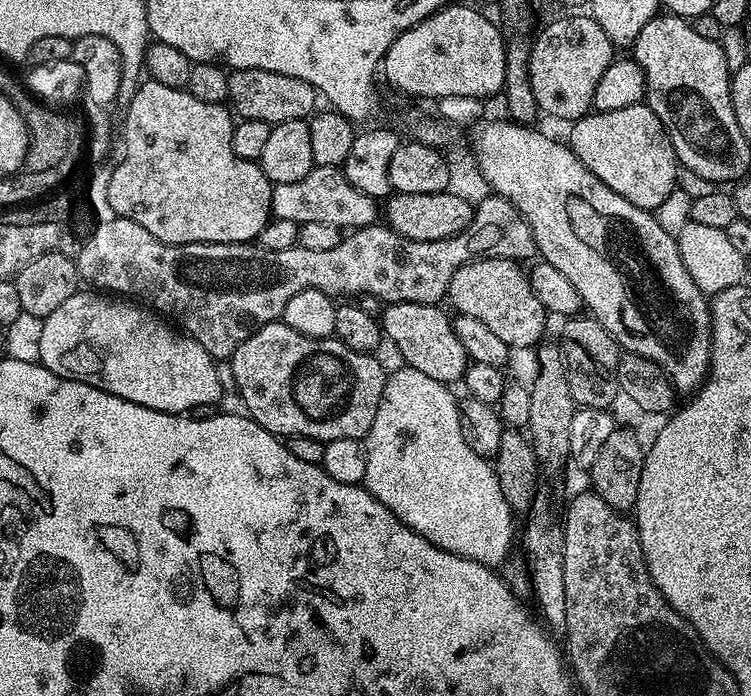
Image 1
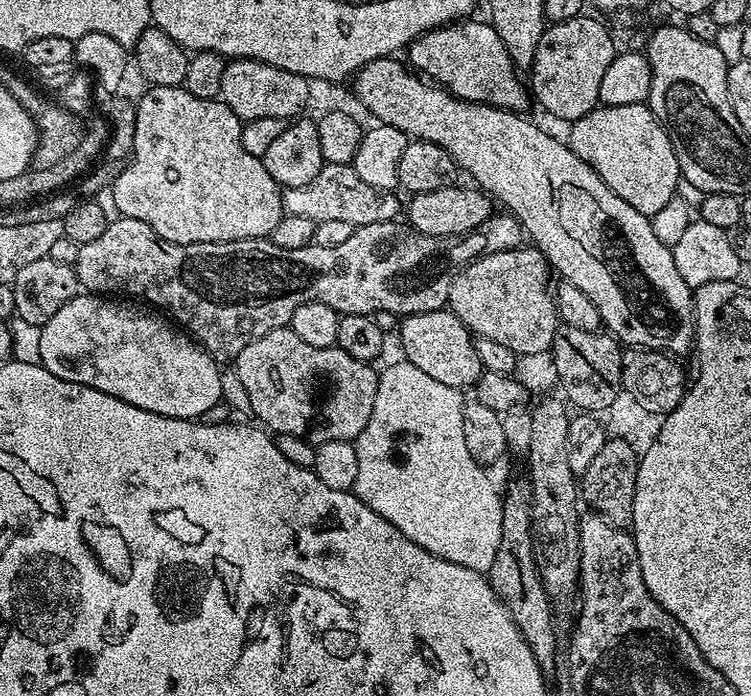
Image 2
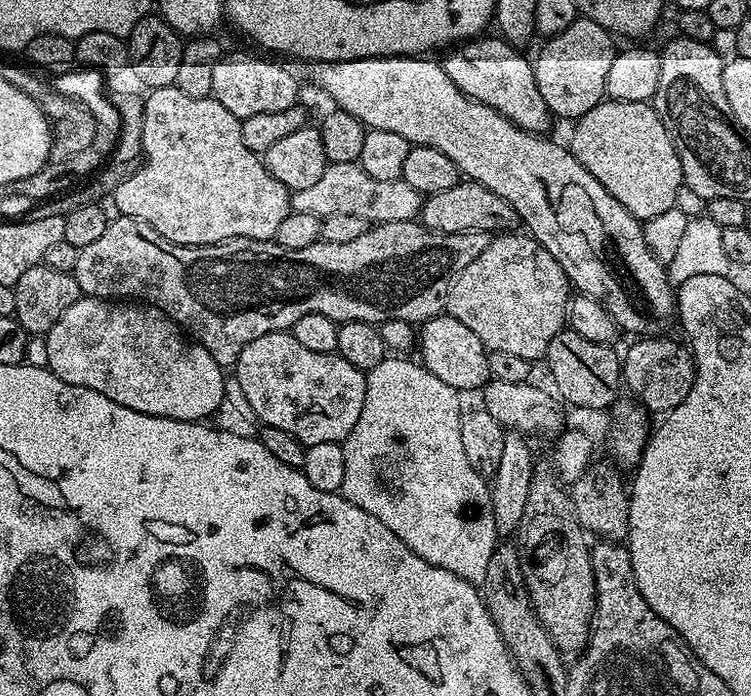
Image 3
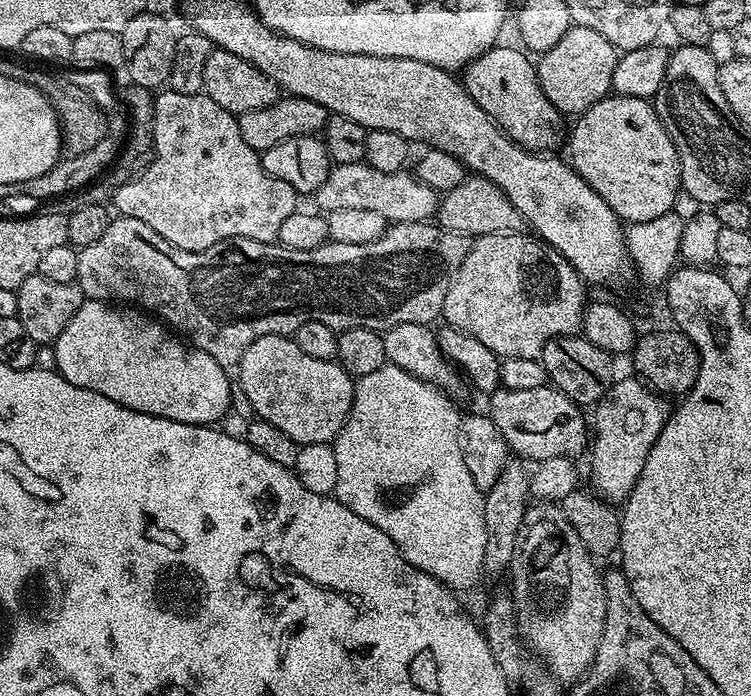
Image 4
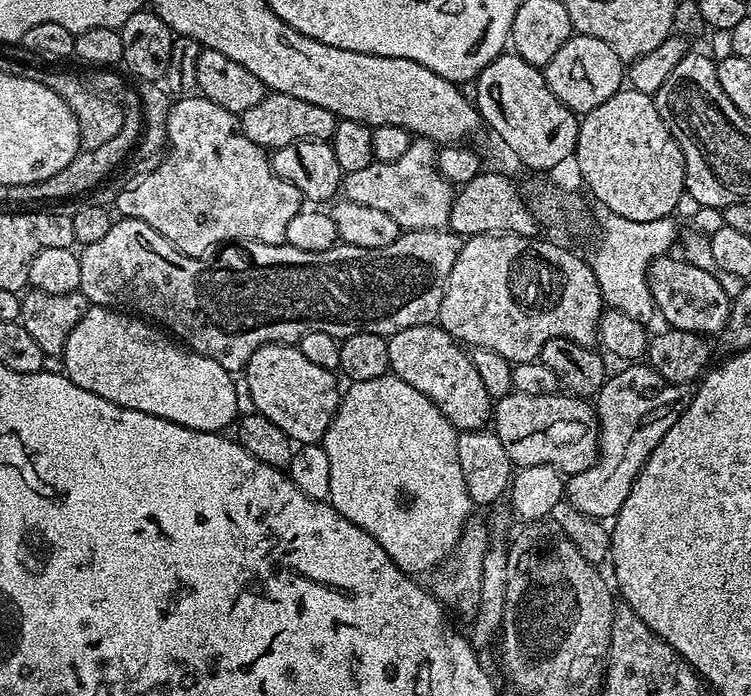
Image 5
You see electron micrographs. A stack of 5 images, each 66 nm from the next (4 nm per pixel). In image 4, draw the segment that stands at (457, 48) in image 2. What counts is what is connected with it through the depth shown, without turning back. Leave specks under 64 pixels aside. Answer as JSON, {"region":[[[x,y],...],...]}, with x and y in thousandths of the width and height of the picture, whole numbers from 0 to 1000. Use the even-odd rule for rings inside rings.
{"region":[[[662,66],[625,89],[615,103],[618,128],[636,152],[642,152],[642,158],[647,158],[650,168],[676,194],[678,201],[694,207],[704,218],[739,220],[739,213],[744,207],[747,211],[754,201],[752,168],[736,152],[732,141],[727,141],[716,118],[714,92],[703,88],[704,76],[687,69]]]}

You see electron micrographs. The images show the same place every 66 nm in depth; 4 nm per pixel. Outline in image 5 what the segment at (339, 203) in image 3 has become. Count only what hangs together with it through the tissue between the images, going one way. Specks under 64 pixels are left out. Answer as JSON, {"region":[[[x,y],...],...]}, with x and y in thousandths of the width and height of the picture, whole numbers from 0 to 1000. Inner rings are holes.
{"region":[[[550,200],[546,216],[525,233],[499,231],[483,244],[462,249],[455,259],[457,286],[478,290],[519,307],[535,330],[573,330],[597,328],[602,302],[605,267],[583,244],[581,221],[583,213],[574,201]]]}

